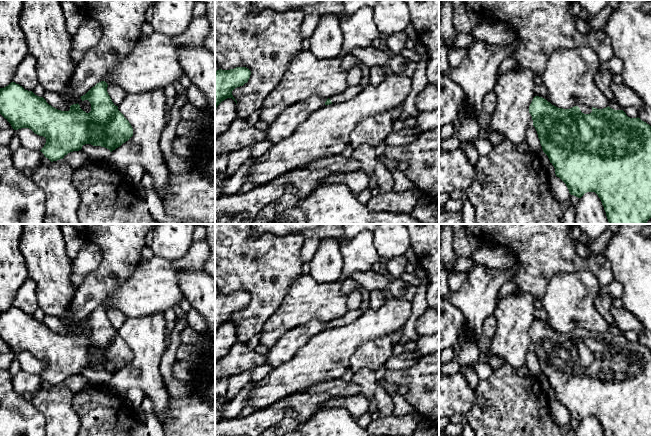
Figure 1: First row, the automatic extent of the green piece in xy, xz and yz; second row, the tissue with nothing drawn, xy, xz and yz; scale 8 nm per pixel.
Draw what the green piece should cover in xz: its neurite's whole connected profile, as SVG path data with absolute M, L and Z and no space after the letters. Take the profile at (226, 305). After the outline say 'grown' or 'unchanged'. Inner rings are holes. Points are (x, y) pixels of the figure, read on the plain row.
M246 291L215 295L215 333L227 322L232 322L237 328L232 315L247 307L250 299L251 295Z | unchanged

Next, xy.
M101 305L80 321L82 325L88 324L91 328L91 335L86 337L78 327L71 329L69 335L58 334L43 321L11 306L0 312L0 338L14 354L29 352L35 358L45 361L46 367L40 375L51 386L63 383L70 376L81 374L85 368L105 371L112 376L133 360L133 352L112 326L107 311L108 308Z | unchanged

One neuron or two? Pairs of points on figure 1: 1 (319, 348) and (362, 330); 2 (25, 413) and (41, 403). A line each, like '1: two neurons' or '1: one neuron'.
1: one neuron
2: two neurons

